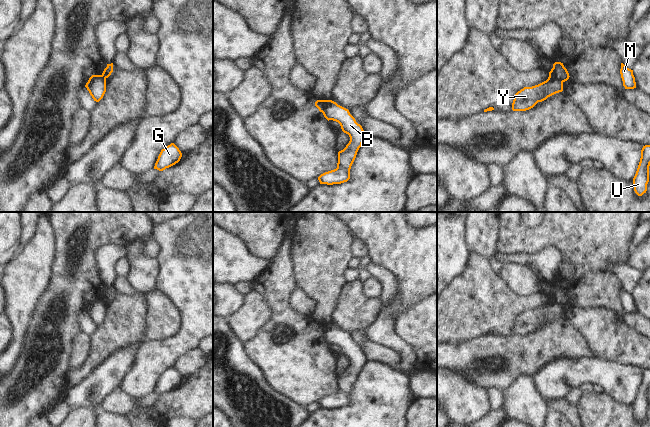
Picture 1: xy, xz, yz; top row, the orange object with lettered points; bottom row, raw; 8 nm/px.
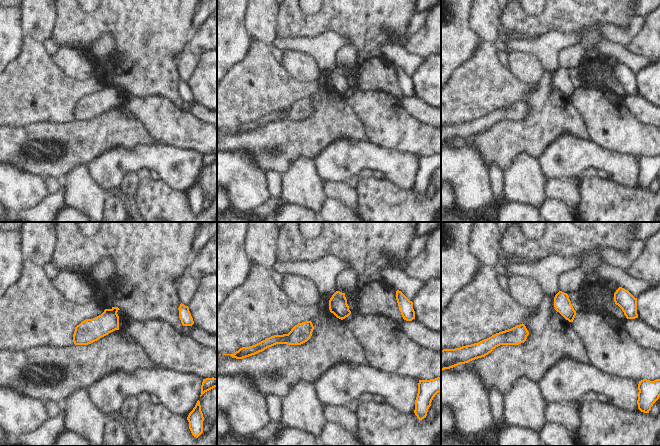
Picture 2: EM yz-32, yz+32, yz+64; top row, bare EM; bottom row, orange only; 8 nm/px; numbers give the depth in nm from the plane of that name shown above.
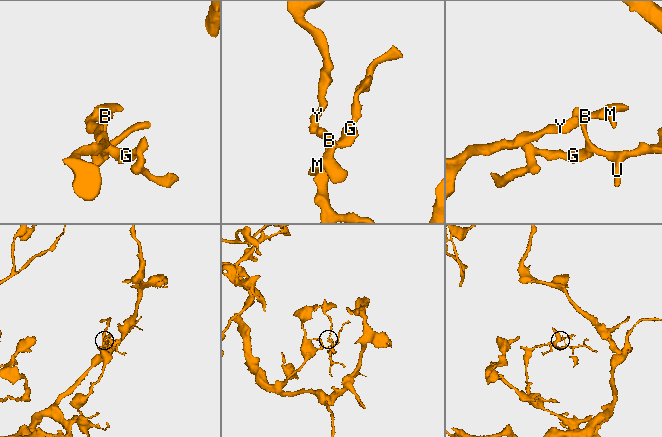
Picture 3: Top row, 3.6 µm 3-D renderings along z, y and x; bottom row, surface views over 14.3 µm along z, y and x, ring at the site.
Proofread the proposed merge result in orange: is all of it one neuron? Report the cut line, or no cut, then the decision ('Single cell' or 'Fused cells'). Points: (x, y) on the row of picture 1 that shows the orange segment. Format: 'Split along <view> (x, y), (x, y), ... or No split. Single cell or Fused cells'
Split along yz (549, 75), (562, 83). Fused cells.

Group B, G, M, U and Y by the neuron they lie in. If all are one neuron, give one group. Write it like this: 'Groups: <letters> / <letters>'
Groups: B G M U / Y.

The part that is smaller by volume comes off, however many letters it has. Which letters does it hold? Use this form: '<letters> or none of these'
B, G, M, U

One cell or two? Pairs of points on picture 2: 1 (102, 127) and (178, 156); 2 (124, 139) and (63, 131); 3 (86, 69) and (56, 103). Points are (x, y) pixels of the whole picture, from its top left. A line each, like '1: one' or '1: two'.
1: two
2: one
3: two

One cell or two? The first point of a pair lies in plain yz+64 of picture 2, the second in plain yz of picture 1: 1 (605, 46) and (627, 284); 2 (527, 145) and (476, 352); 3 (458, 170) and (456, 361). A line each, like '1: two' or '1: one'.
1: one
2: one
3: two

